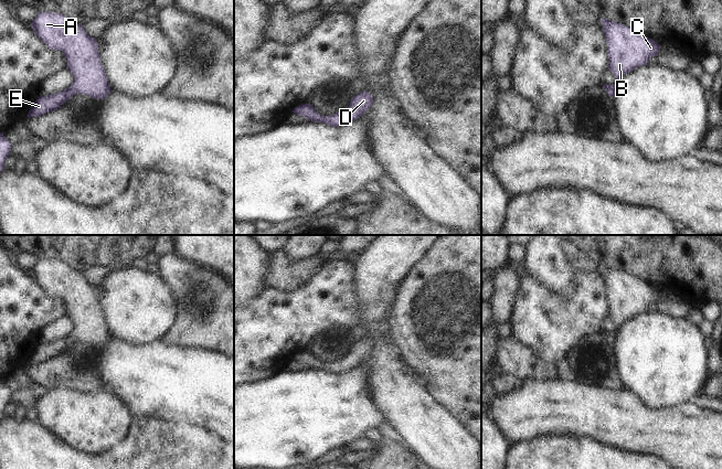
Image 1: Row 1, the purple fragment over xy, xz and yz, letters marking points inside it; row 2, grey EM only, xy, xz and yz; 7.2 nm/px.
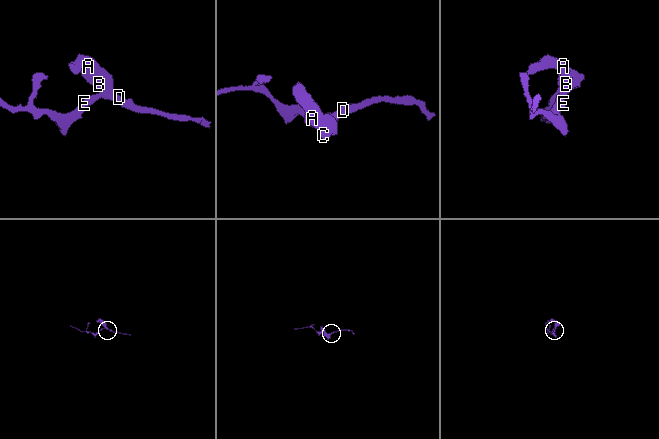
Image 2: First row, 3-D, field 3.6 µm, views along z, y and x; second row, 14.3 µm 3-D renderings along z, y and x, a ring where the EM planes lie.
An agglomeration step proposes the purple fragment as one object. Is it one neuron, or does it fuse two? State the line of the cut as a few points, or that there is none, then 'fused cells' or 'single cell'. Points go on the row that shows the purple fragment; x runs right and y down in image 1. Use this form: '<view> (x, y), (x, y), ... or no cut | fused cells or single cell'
no cut | single cell

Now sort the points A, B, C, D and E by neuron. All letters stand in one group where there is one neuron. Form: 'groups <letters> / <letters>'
groups A B C D E

